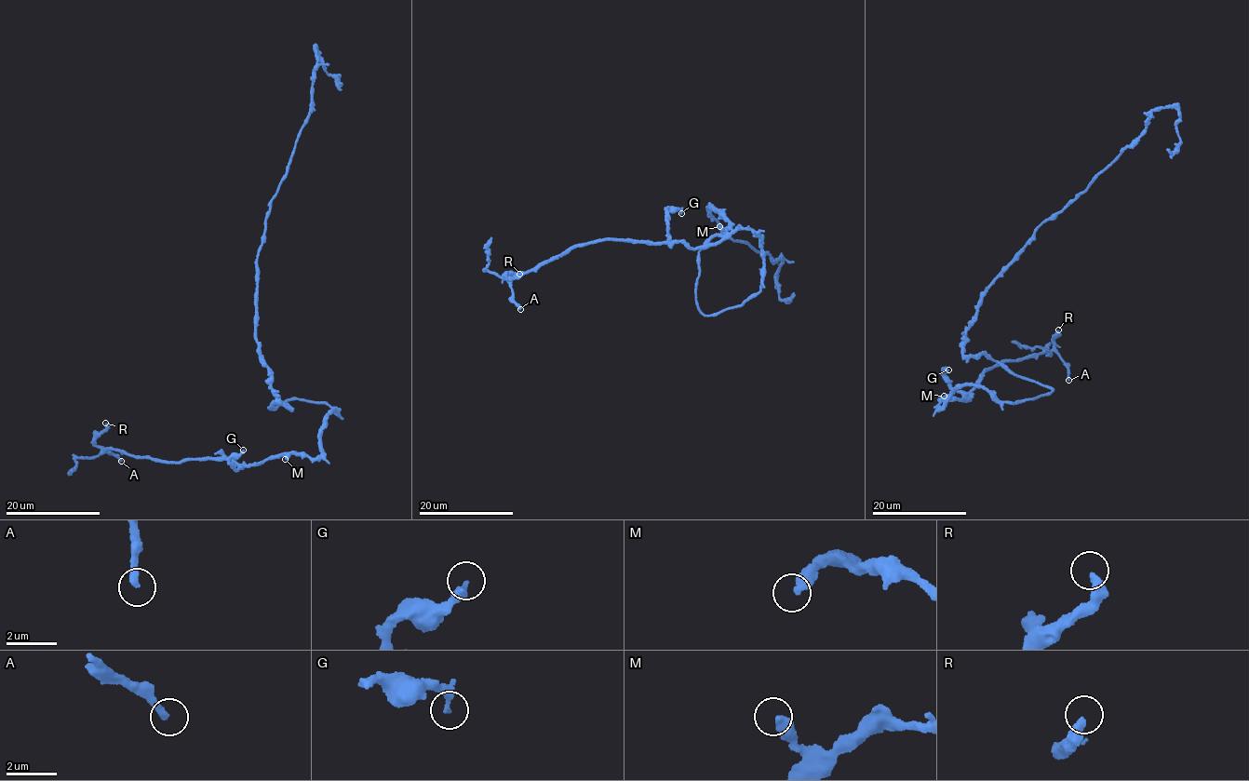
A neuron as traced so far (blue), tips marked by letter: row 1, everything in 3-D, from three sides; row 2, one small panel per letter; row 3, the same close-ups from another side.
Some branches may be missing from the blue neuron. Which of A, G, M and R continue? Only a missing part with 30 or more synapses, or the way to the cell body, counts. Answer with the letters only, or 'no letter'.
A

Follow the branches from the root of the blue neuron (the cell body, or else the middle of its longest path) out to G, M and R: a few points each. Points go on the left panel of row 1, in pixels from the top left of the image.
G: (276, 408), (295, 398), (339, 410), (321, 429), (320, 455), (277, 454), (237, 470), (229, 459), (243, 450)
M: (276, 408), (295, 398), (339, 410), (321, 429), (320, 455), (292, 452), (285, 459)
R: (276, 408), (295, 398), (339, 410), (321, 429), (320, 455), (247, 465), (159, 461), (98, 447), (105, 423)

